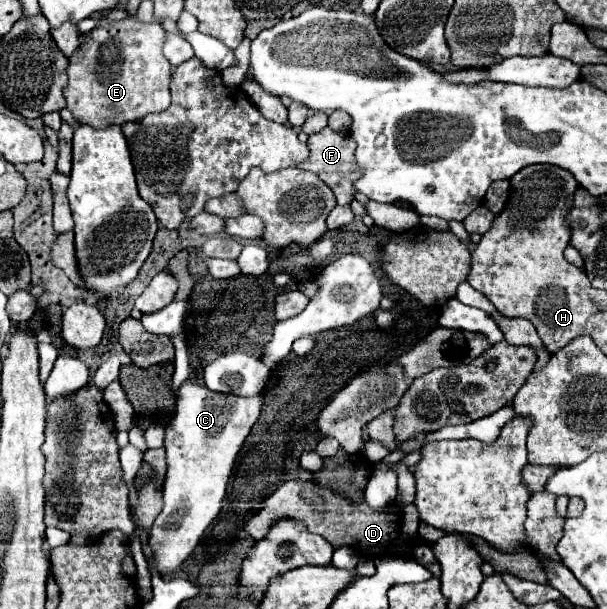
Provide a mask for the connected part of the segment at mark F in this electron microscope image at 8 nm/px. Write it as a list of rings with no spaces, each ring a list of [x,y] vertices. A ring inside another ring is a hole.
[[[326,127],[320,133],[310,135],[308,147],[310,147],[310,159],[302,167],[306,171],[314,171],[324,183],[330,185],[330,189],[336,195],[338,205],[348,205],[354,199],[354,193],[356,193],[352,183],[360,177],[358,167],[356,167],[356,159],[354,159],[356,143],[352,141],[352,137],[348,133],[336,133],[330,127]]]

